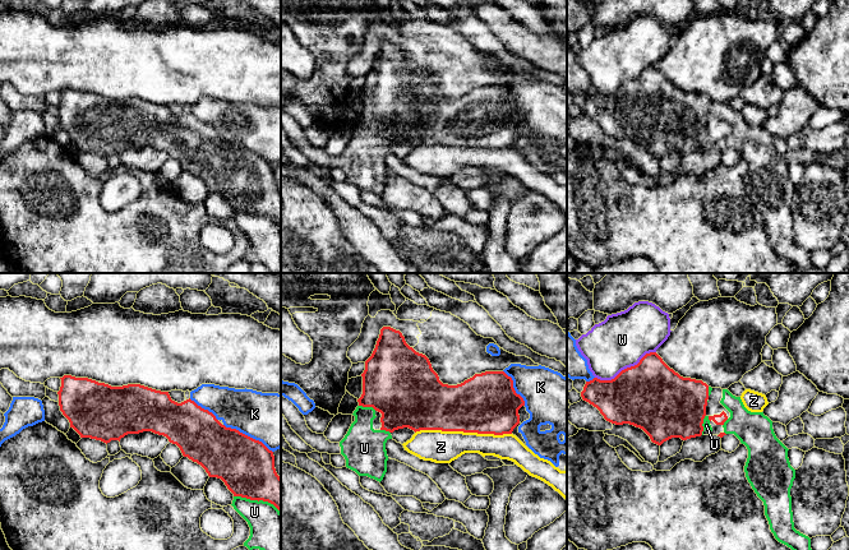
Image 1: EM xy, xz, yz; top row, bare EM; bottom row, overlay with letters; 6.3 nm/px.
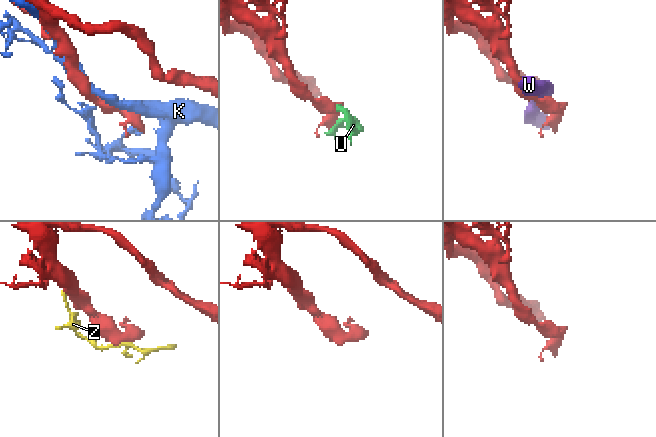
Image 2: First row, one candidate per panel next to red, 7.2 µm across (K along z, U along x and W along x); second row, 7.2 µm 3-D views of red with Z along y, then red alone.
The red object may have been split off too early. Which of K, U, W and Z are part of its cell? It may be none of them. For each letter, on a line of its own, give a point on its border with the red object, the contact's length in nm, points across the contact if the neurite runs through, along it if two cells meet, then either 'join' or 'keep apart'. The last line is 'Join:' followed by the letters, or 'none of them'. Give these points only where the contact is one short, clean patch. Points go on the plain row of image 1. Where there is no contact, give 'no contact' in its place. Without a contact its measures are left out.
K: xy (247, 149) | 360 nm | keep apart
U: xy (258, 215) | 320 nm | join
W: yz (624, 83) | 420 nm | keep apart
Z: xz (464, 146) | 600 nm | keep apart
Join: U

